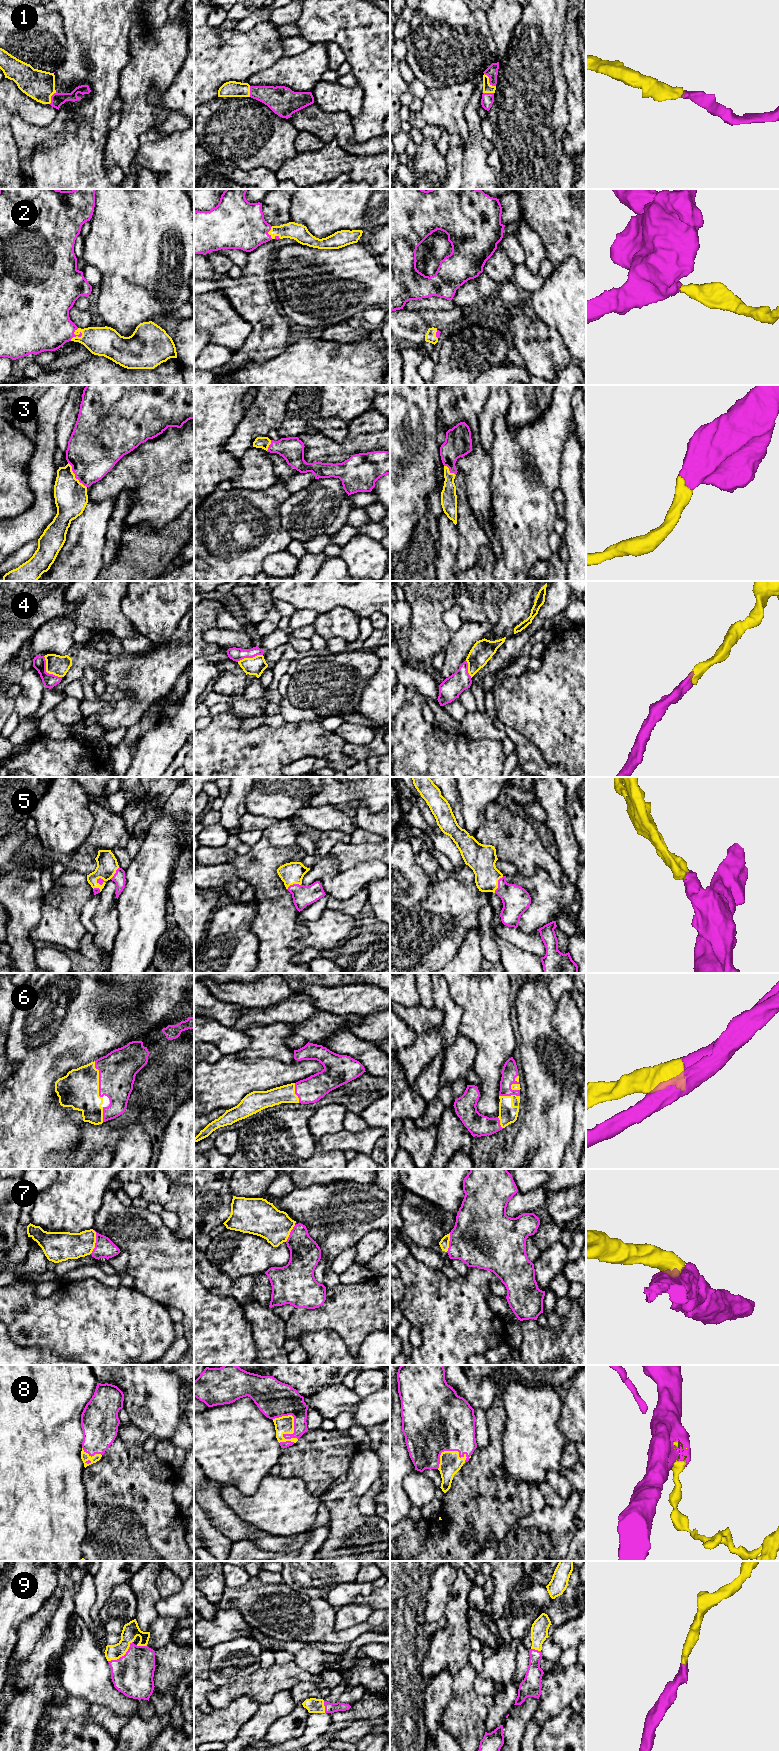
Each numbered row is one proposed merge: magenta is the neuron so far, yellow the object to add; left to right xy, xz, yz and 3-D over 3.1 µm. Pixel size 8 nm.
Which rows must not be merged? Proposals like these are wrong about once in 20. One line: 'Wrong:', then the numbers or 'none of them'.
Wrong: none of them

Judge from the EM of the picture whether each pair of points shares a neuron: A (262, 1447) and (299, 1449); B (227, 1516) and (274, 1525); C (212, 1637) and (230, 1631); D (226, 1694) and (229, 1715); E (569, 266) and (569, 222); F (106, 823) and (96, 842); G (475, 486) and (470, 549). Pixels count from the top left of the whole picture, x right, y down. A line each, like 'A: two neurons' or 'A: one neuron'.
A: two neurons
B: two neurons
C: one neuron
D: two neurons
E: two neurons
F: one neuron
G: two neurons

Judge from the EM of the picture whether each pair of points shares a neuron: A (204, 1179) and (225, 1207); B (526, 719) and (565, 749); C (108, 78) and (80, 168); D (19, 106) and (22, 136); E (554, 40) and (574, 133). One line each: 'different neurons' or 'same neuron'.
A: same neuron
B: same neuron
C: same neuron
D: different neurons
E: different neurons

